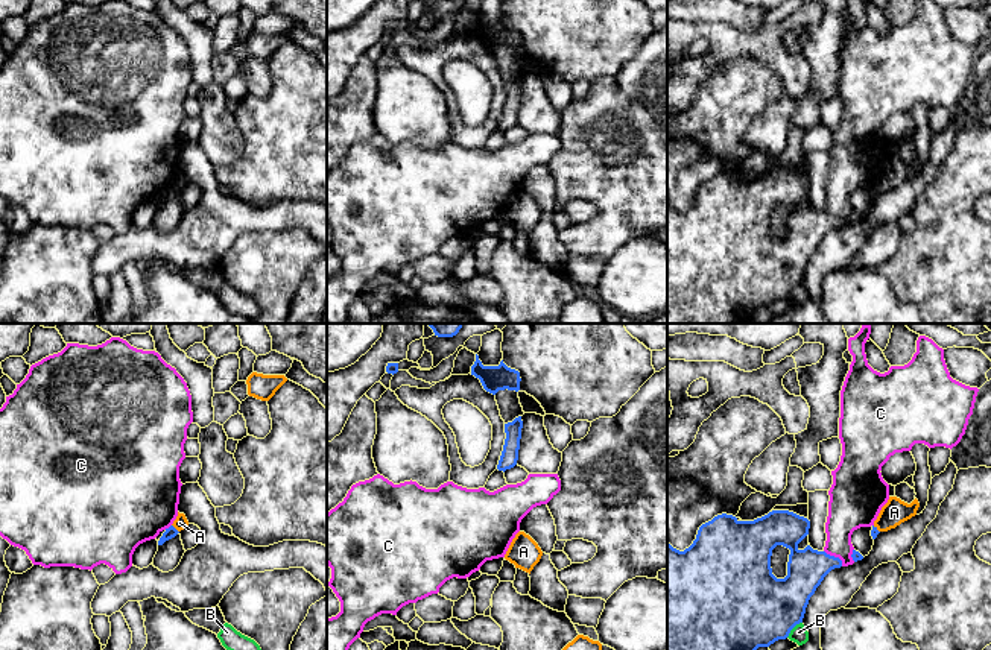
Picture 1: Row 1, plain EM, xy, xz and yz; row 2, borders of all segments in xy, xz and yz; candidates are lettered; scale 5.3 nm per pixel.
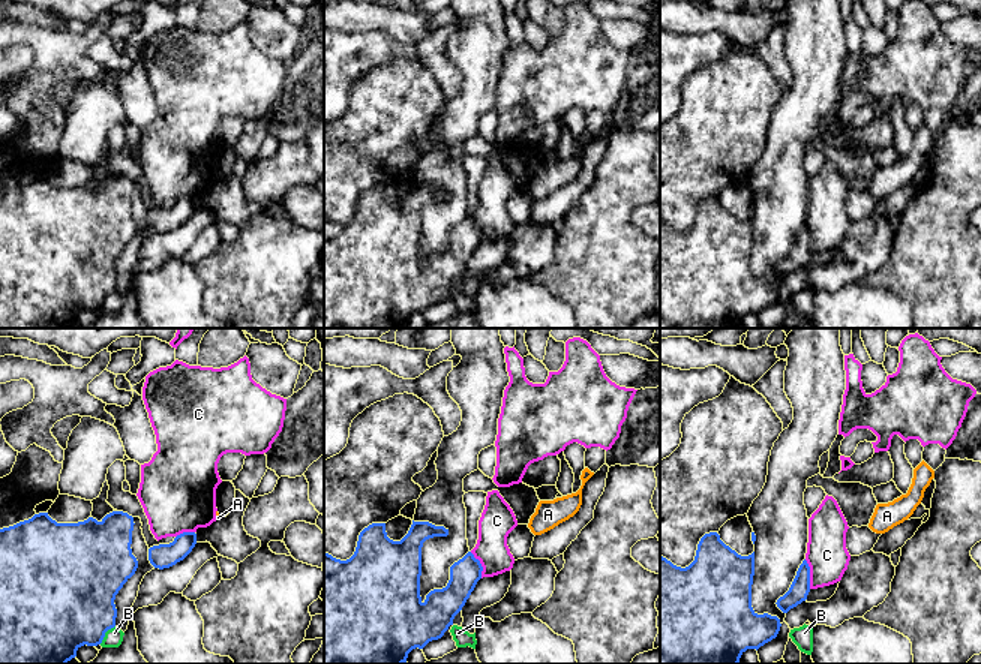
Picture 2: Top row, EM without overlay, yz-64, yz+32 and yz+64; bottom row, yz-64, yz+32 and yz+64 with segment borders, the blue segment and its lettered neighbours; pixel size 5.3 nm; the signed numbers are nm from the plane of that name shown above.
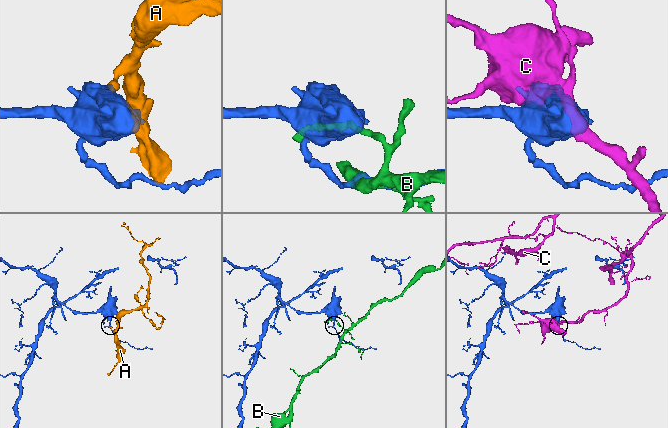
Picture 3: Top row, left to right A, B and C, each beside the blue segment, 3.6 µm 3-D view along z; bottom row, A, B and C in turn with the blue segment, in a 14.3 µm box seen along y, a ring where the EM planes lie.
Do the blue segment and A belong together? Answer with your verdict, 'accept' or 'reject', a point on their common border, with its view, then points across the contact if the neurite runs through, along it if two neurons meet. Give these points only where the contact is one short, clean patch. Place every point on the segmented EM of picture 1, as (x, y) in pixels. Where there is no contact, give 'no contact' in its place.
reject; meets blue in xy at (175, 529); border along xy (172, 524), (178, 532)

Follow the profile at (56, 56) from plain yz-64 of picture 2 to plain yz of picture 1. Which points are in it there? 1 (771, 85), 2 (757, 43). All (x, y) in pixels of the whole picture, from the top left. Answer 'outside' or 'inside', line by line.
1: outside
2: inside

